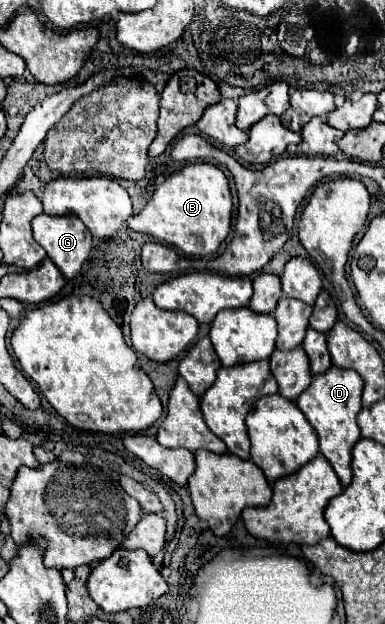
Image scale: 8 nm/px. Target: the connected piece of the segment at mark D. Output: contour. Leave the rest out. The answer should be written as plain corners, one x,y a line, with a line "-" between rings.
331,366
327,372
315,374
309,388
297,398
297,406
319,434
321,454
331,462
343,486
351,484
351,448
361,438
359,426
355,422
361,410
361,392
363,392
363,378
355,370

